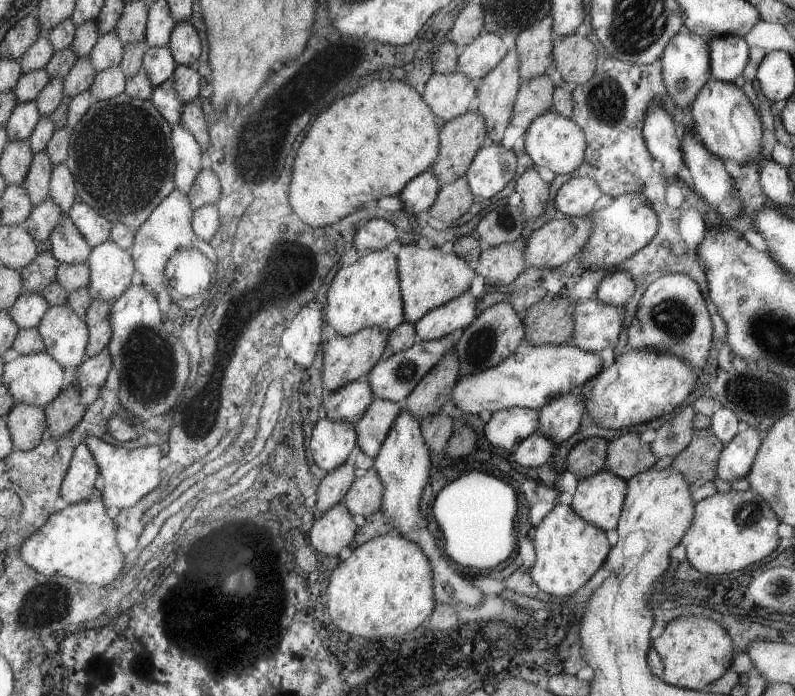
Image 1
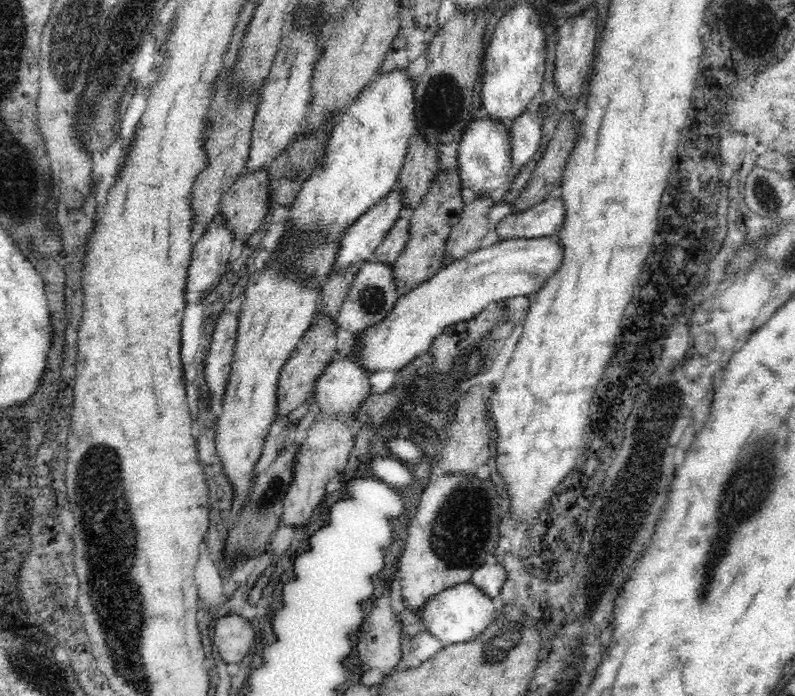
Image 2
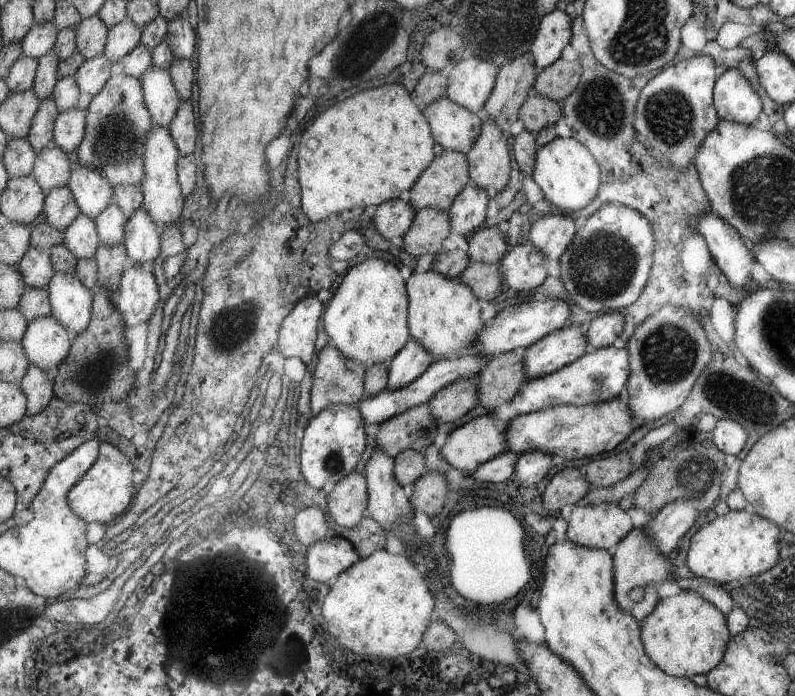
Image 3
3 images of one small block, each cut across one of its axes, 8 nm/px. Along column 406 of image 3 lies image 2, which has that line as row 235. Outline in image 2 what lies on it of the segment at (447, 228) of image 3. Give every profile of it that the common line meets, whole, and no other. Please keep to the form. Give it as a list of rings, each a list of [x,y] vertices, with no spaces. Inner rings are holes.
[[[270,165],[262,167],[258,171],[243,171],[231,183],[221,200],[219,212],[225,215],[225,221],[229,225],[230,231],[234,234],[234,240],[247,244],[249,238],[260,228],[263,218],[269,209],[269,173]]]

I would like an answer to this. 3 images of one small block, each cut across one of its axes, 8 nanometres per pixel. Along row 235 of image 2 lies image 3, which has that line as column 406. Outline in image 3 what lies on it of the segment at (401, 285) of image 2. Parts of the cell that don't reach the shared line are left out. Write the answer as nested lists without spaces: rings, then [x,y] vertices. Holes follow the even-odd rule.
[[[429,402],[409,408],[380,425],[378,447],[392,457],[406,449],[428,449],[436,434],[436,419]]]

